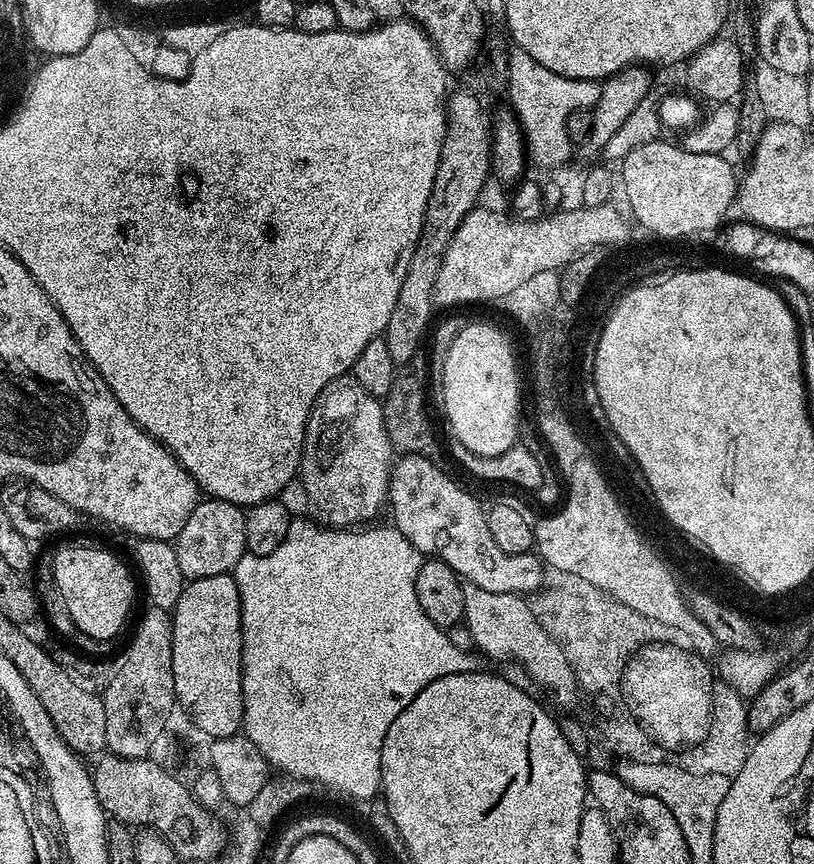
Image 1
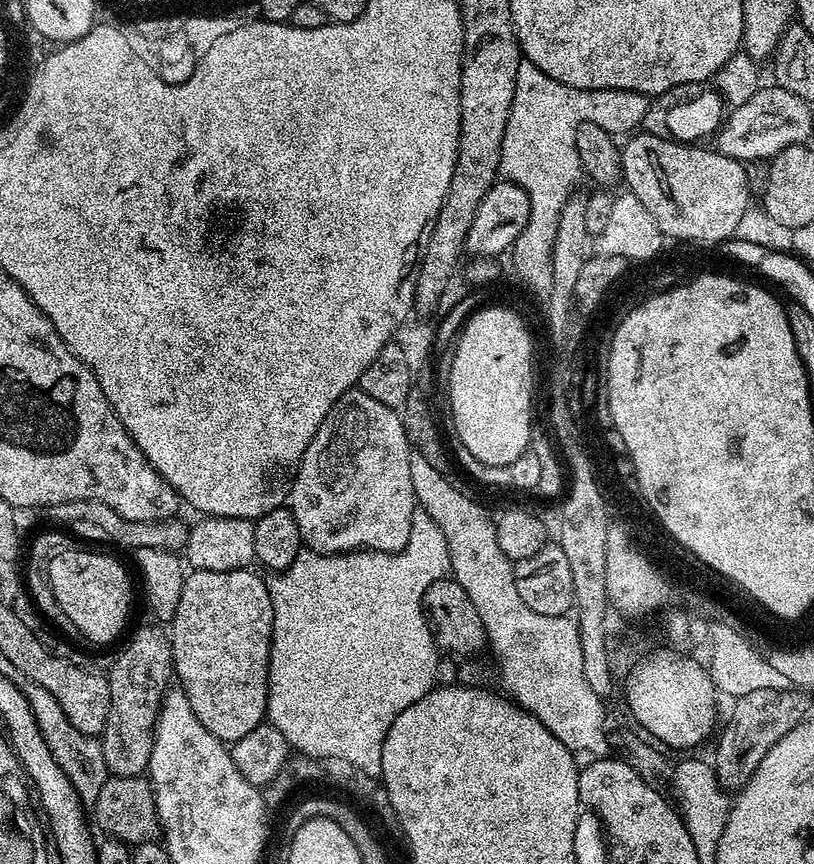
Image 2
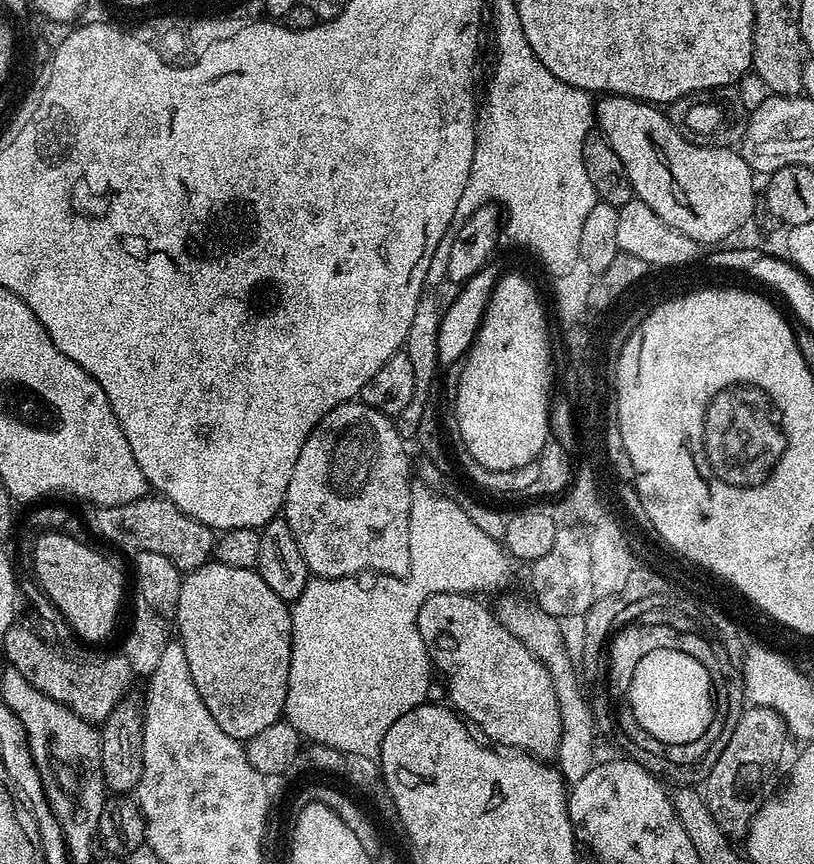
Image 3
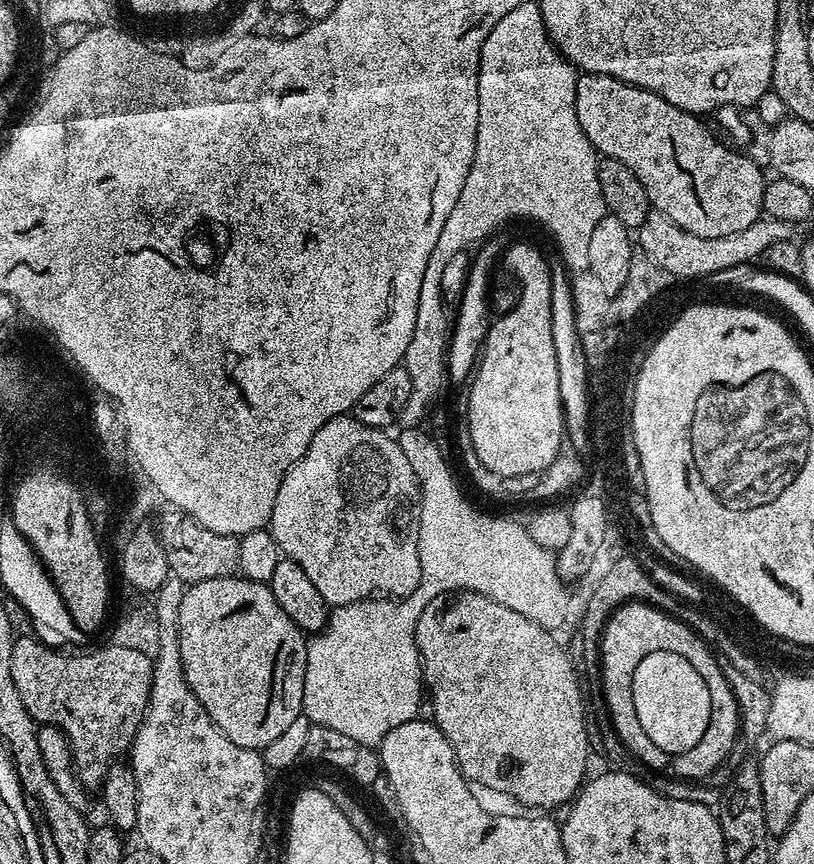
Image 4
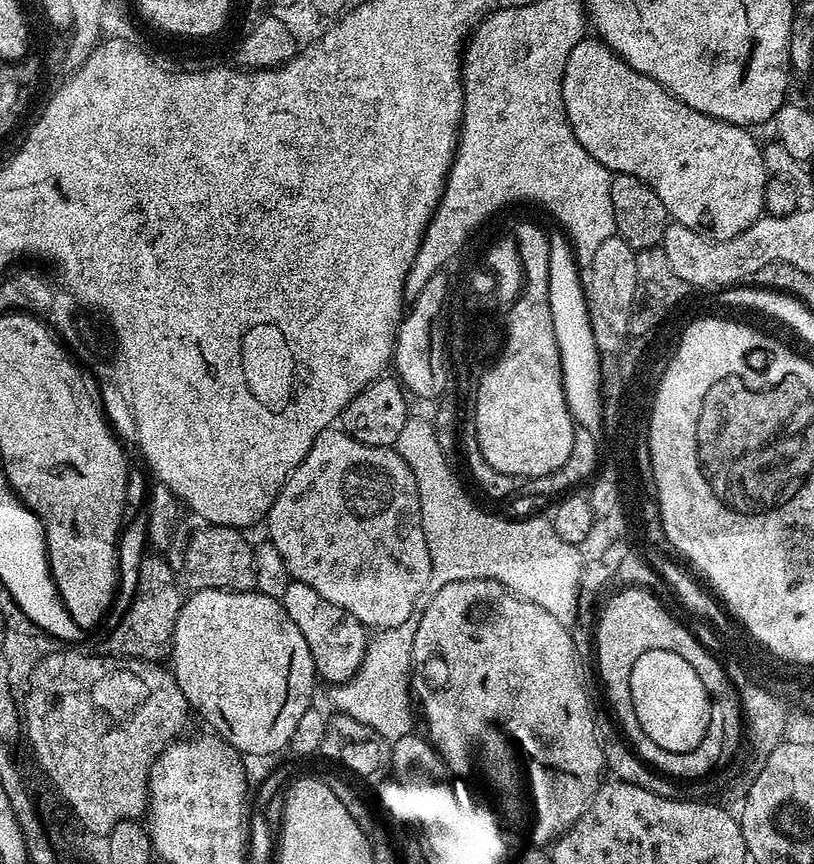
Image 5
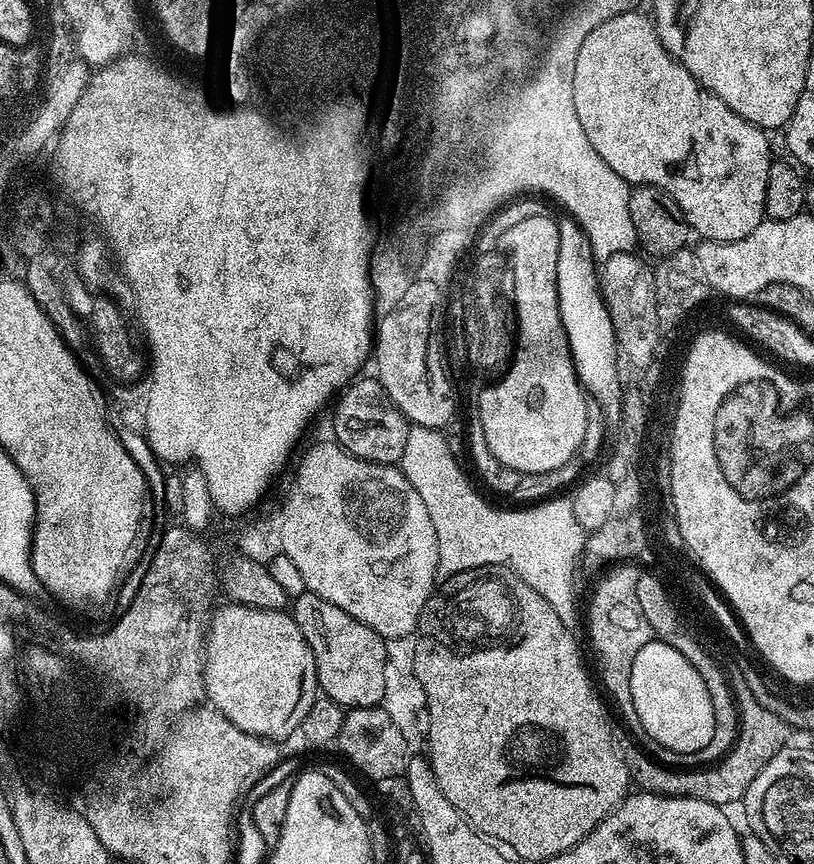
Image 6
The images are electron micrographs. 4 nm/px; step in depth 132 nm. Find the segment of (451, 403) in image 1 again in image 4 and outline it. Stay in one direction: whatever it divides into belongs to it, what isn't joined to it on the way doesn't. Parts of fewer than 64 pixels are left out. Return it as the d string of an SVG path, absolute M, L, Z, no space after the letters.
M512 242L505 249L502 255L502 264L505 264L516 275L516 280L520 283L520 286L518 285L516 305L513 306L513 309L504 315L497 315L491 321L491 328L488 329L488 336L484 340L483 349L474 369L474 375L471 377L470 385L472 384L472 389L468 392L468 436L472 439L469 440L470 446L474 450L474 454L478 454L482 466L494 470L494 474L498 474L499 476L535 477L537 473L540 473L550 465L555 455L558 454L560 444L566 440L564 411L560 405L560 391L558 390L558 358L554 354L554 334L550 330L550 286L552 285L552 269L550 267L550 260L547 260L534 245L517 244L517 242Z

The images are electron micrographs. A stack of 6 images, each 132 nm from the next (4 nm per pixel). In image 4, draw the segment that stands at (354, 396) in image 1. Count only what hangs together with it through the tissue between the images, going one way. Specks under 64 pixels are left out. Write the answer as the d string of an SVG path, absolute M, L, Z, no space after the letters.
M345 414L336 416L306 446L306 454L298 458L298 462L288 471L286 478L282 478L282 486L278 486L278 498L274 498L274 510L270 521L270 531L274 542L280 547L281 553L287 559L298 562L302 566L306 578L314 582L318 594L329 606L339 606L342 604L353 604L359 600L369 598L403 598L410 595L420 584L422 566L418 558L418 522L420 521L420 483L416 481L414 466L410 466L406 454L402 454L399 439L388 437L387 431L371 428L362 422L358 422L355 415Z

